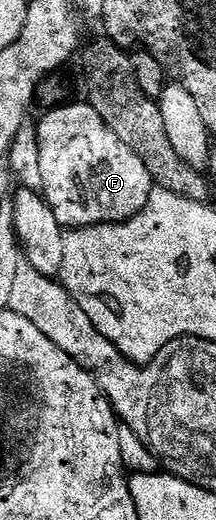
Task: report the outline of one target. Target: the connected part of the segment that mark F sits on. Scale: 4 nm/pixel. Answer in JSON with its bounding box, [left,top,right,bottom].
[36,103,156,231]

